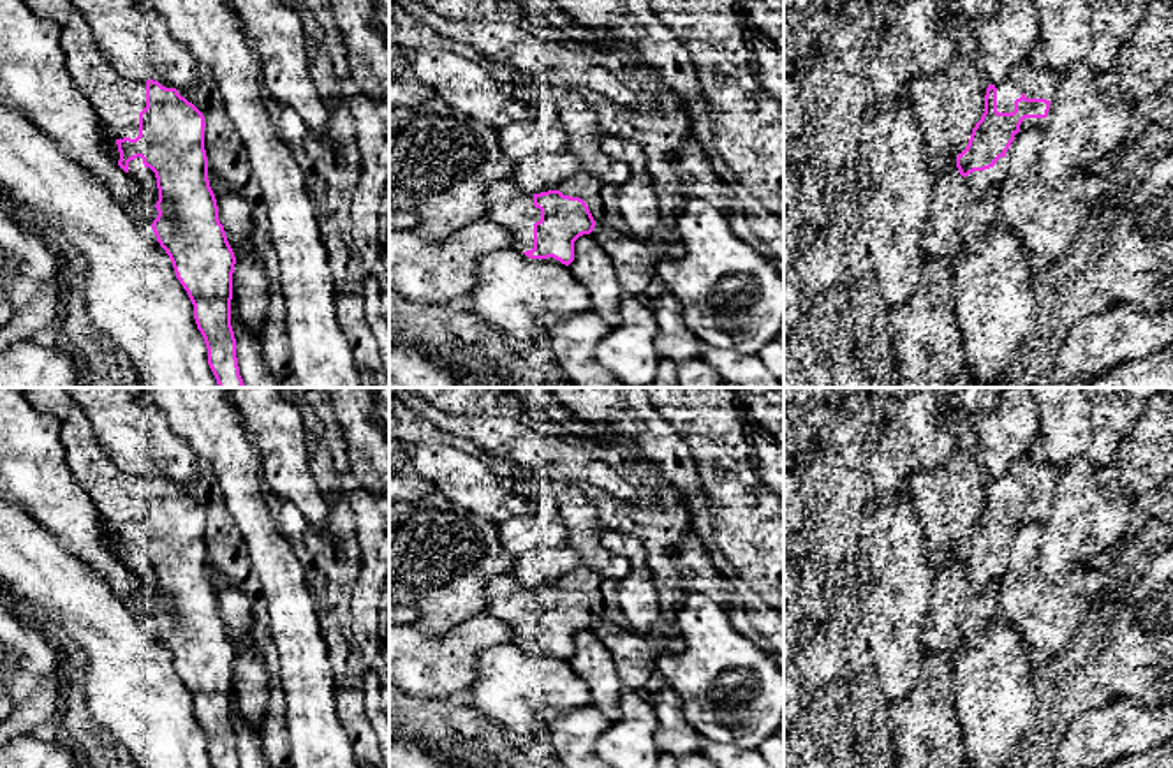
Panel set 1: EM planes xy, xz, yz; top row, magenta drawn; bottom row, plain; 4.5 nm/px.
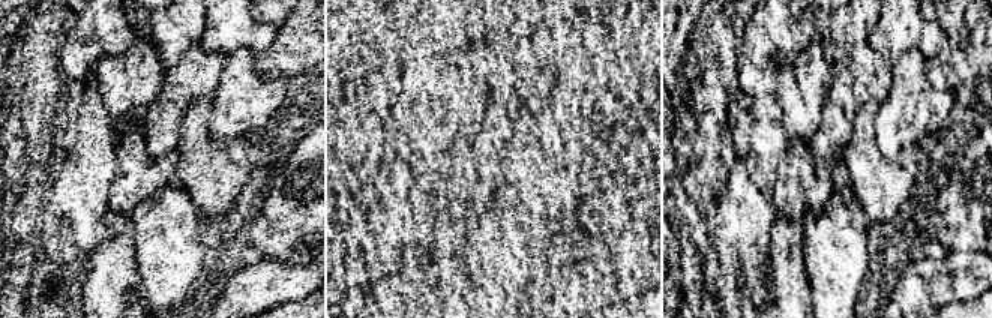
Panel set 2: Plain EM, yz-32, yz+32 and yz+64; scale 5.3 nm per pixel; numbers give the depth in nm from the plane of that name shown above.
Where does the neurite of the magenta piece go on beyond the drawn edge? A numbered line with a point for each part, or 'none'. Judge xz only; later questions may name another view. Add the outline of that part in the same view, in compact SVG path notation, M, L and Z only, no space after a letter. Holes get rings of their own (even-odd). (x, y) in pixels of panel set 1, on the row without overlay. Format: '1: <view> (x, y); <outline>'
1: xz (513, 603); M500 574L484 587L486 613L505 622L518 646L534 643L534 618L541 604L534 601L534 588L521 585L514 574Z

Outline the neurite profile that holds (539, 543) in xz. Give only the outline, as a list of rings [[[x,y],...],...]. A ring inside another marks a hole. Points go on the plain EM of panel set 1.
[[[513,516],[498,523],[498,535],[516,560],[514,578],[528,588],[558,585],[567,572],[581,565],[558,516]]]

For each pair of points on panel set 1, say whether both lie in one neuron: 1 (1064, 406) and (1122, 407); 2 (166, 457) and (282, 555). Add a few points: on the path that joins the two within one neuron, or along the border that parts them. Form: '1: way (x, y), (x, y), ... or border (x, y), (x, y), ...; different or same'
1: border (1103, 421), (1121, 435); different
2: border (177, 432), (205, 464); different

